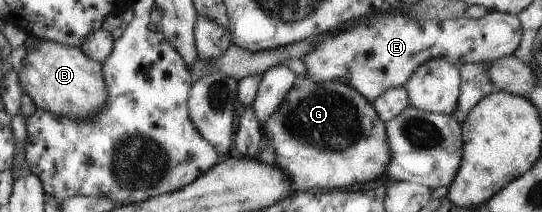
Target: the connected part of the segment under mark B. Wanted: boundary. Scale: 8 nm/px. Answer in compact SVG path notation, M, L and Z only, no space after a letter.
M38 39L34 48L25 48L22 66L18 69L18 82L36 108L57 116L90 119L103 106L107 93L100 64L85 56L79 47Z

